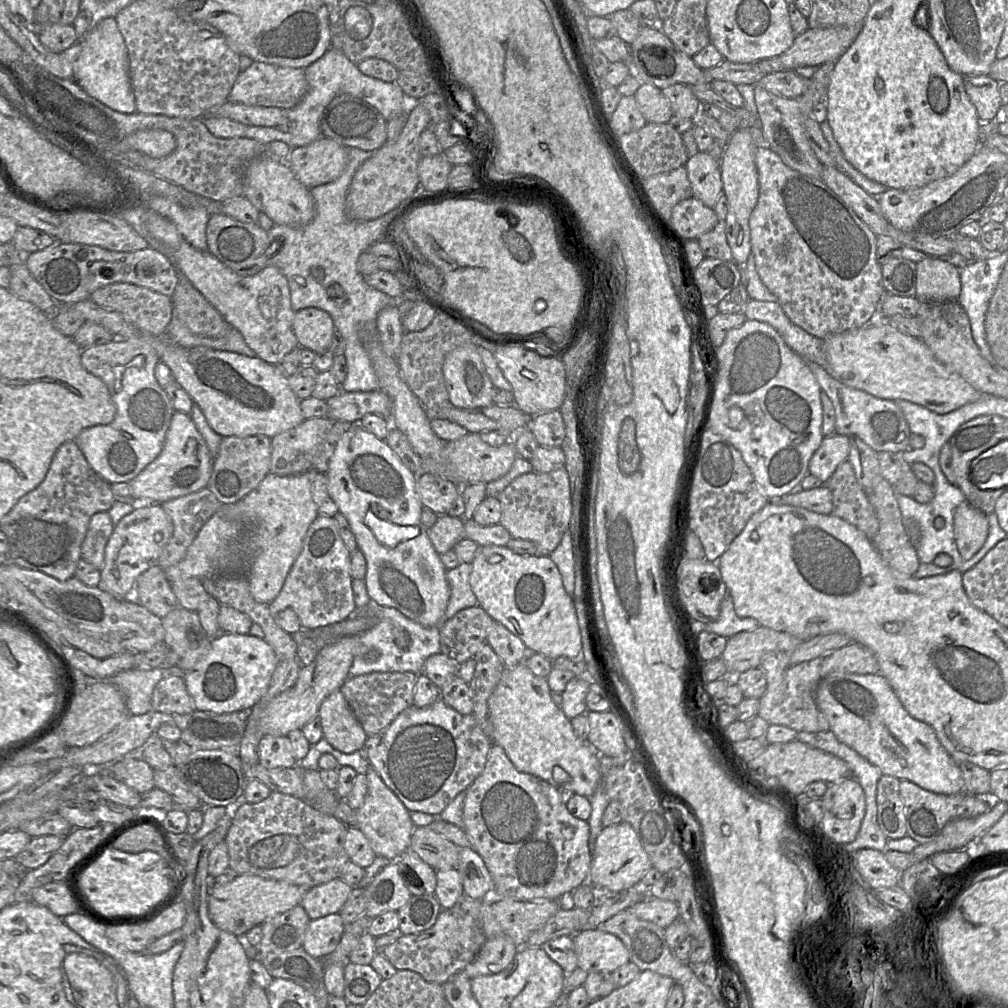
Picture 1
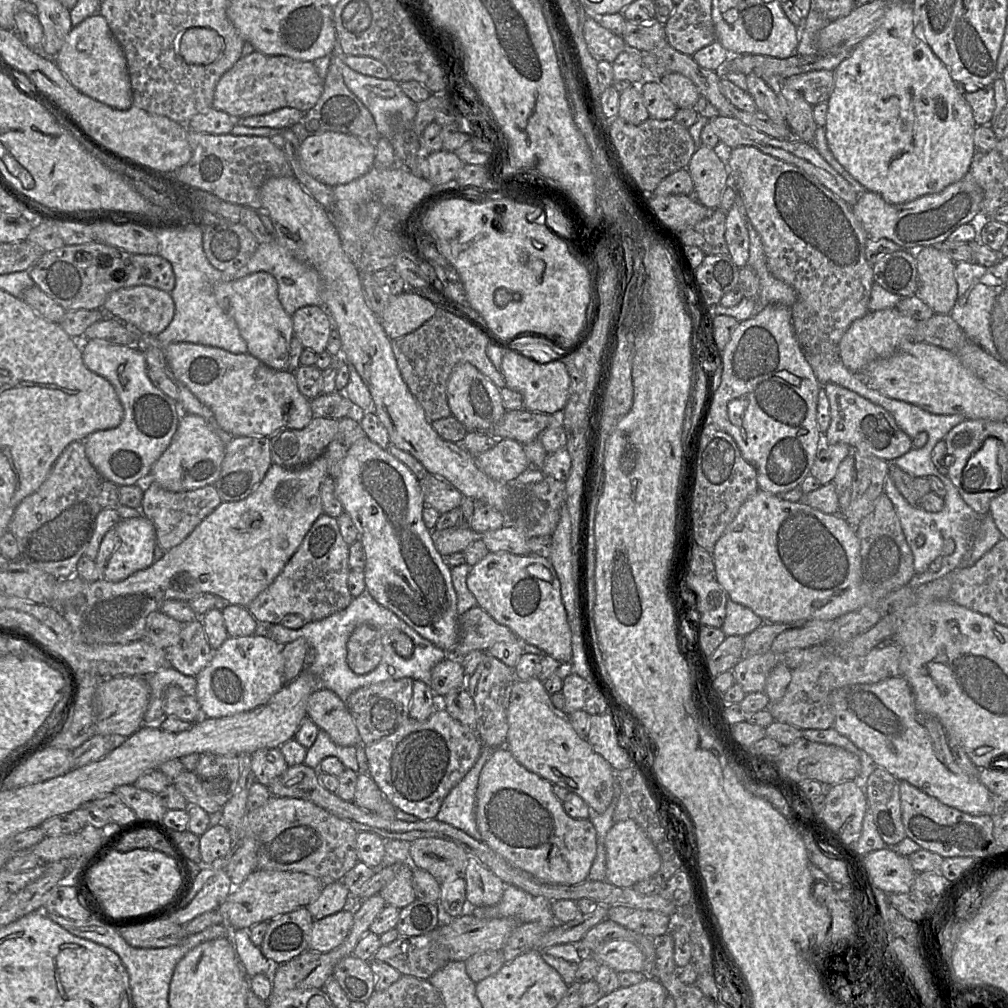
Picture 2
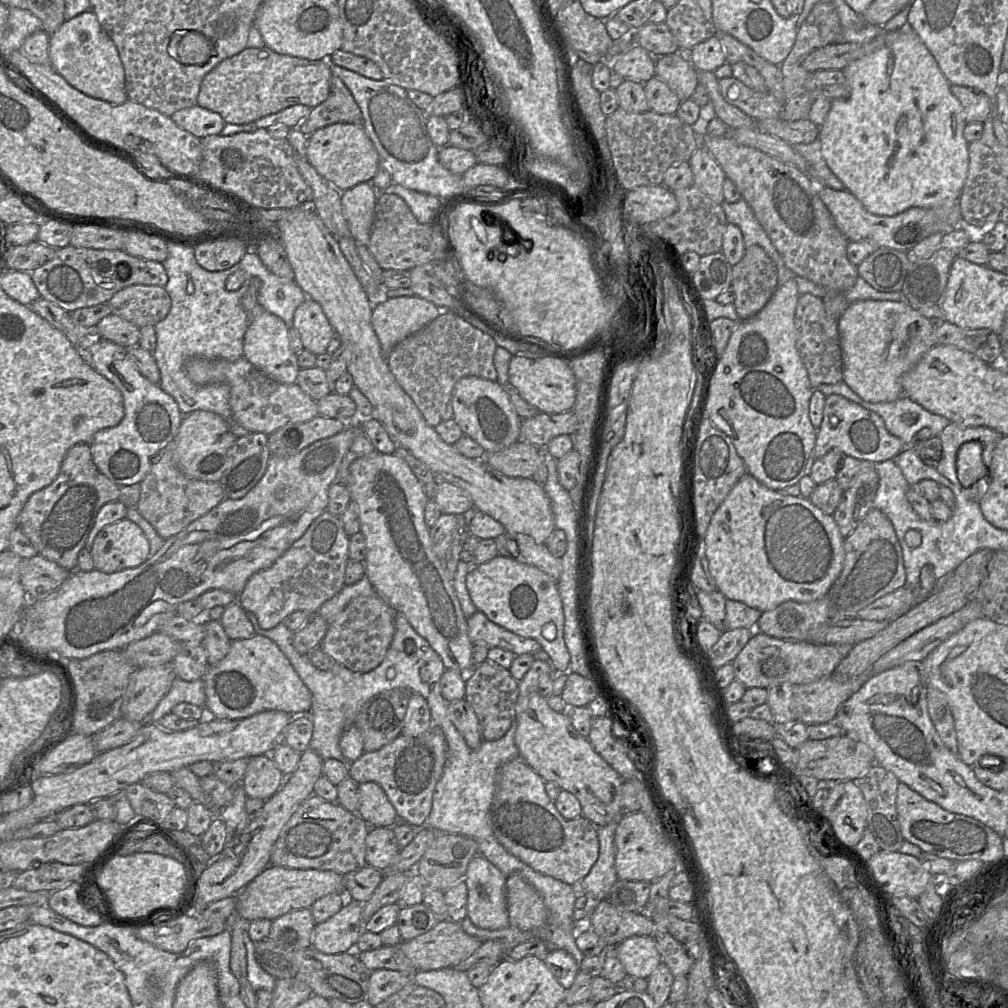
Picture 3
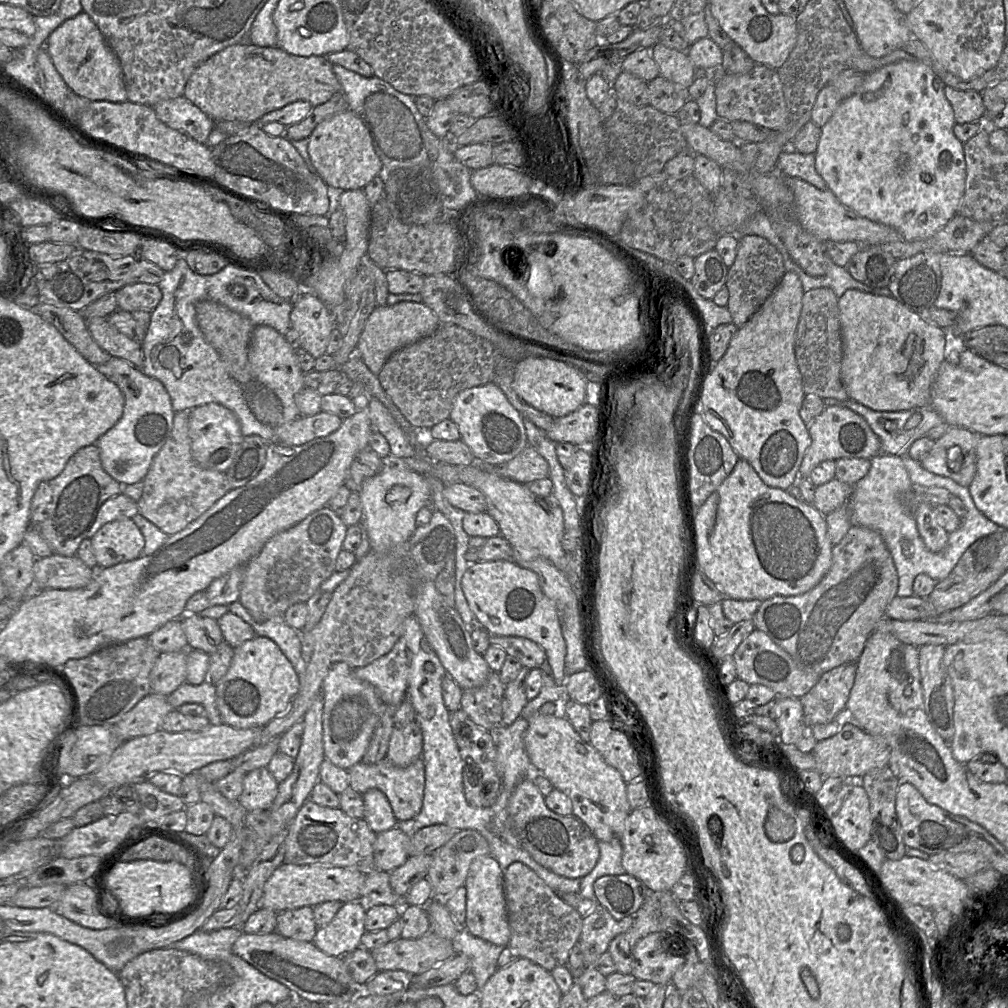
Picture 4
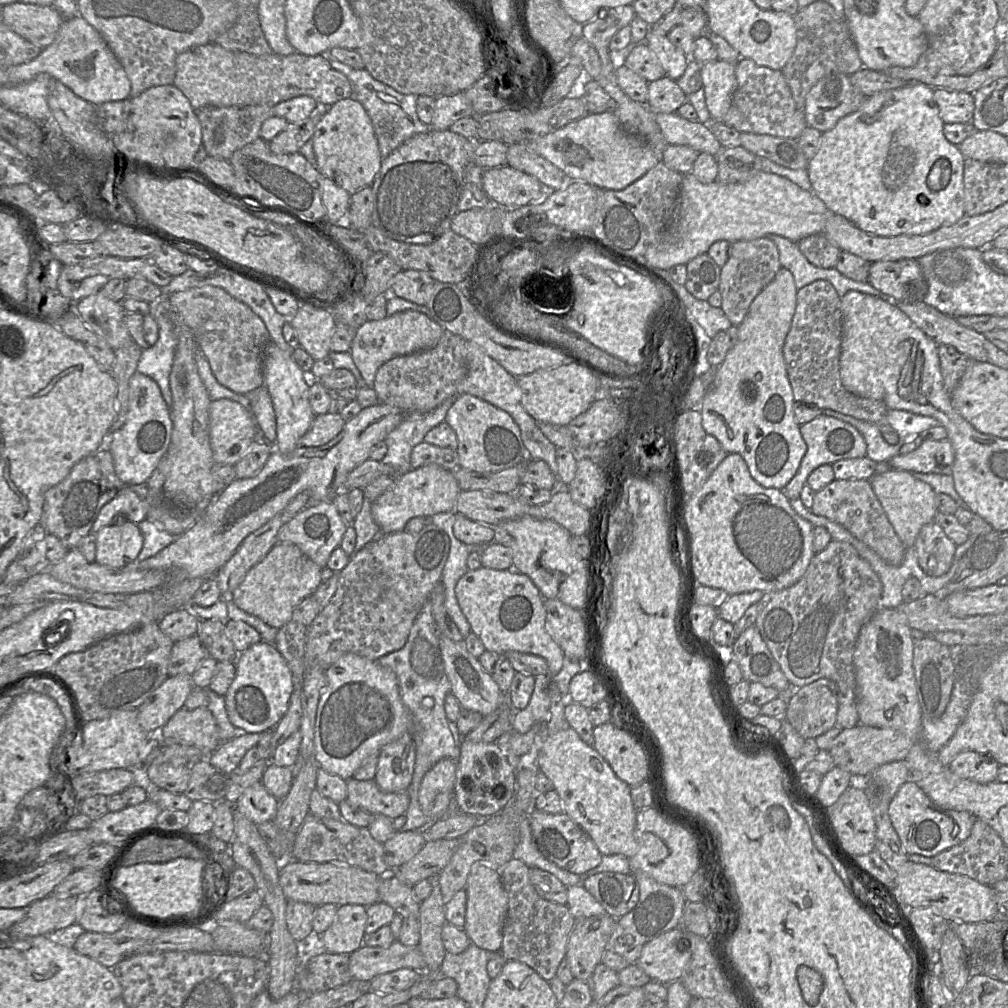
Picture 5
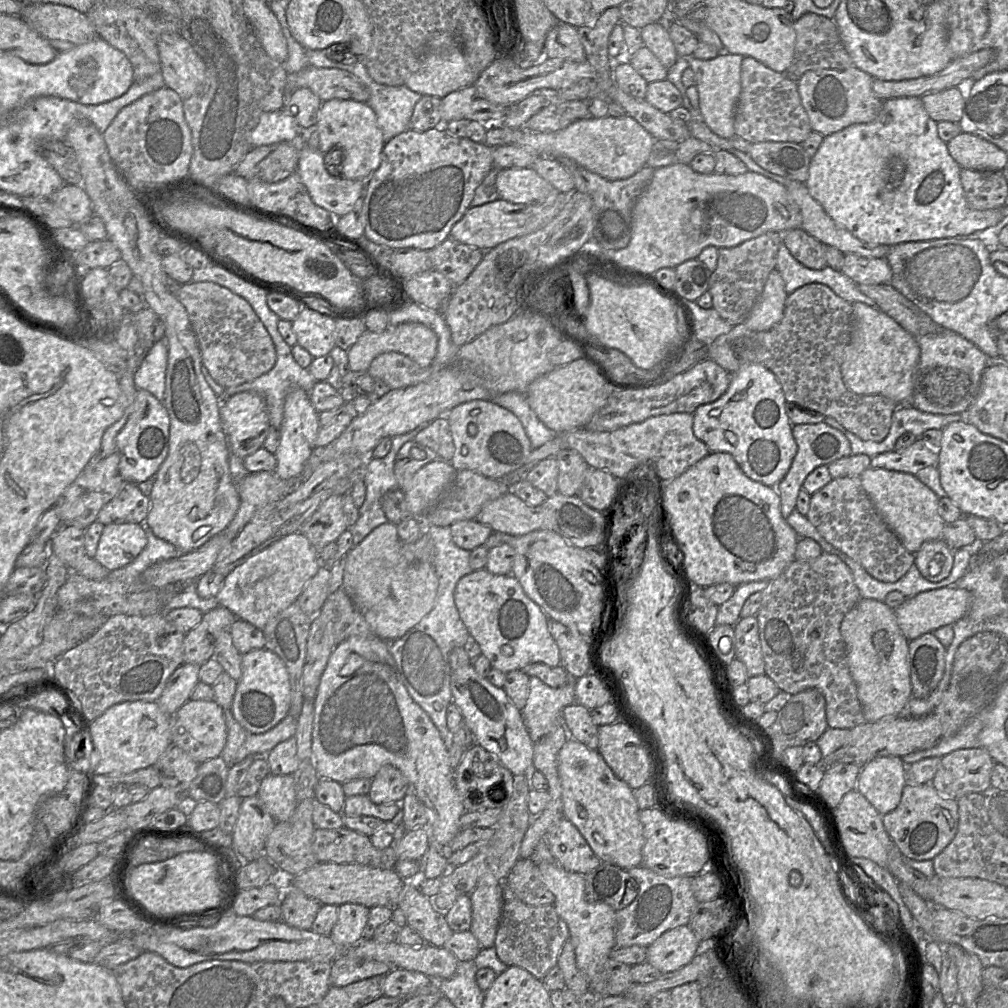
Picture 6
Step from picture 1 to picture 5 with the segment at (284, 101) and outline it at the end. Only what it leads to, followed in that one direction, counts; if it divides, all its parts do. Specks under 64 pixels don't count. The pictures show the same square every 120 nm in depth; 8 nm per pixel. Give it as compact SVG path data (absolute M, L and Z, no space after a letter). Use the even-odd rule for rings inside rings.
M215 43L199 45L179 54L176 58L176 72L172 85L183 93L195 111L203 107L274 106L297 96L310 96L317 104L331 106L352 97L352 87L348 78L335 70L321 55L305 56L299 53L287 56L274 53L253 55L228 50Z

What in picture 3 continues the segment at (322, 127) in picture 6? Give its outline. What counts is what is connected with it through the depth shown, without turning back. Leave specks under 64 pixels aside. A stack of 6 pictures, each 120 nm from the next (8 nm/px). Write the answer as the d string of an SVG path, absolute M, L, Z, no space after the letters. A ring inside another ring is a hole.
M335 123L318 129L307 137L306 160L334 188L346 191L370 182L376 174L379 154L362 124Z

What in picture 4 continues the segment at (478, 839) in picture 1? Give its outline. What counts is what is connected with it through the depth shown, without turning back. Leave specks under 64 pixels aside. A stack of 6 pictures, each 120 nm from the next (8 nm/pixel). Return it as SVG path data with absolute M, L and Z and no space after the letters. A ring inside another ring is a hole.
M532 776L524 778L515 788L508 802L508 814L515 836L543 867L569 879L581 879L594 869L600 856L599 841L575 816L562 816L551 811Z

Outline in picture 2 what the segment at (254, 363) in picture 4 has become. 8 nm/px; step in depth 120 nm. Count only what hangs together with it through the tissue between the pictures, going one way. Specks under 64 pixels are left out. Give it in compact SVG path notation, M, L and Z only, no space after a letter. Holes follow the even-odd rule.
M260 271L236 280L217 282L214 285L214 295L223 310L235 320L247 344L247 353L274 370L288 370L290 345L294 335L293 321L279 301L275 277Z

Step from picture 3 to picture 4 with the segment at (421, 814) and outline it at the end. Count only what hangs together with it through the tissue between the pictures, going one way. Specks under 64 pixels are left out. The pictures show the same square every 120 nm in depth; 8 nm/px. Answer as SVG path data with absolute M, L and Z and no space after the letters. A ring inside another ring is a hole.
M421 758L407 767L396 766L387 759L372 765L359 762L347 771L349 786L357 793L363 795L370 789L381 791L389 801L398 822L414 820L420 813L425 788L425 766Z

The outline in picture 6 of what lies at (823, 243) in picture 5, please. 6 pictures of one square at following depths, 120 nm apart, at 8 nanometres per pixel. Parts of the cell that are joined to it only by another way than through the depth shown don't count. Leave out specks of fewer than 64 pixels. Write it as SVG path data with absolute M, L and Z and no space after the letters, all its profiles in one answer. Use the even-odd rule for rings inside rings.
M801 228L783 233L781 242L803 266L813 270L821 270L827 266L824 245Z

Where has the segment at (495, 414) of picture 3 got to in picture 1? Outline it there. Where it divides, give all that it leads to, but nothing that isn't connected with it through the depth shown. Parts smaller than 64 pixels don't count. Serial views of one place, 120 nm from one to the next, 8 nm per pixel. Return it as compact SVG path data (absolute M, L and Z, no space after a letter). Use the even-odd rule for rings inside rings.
M460 346L445 357L443 364L449 402L460 409L476 409L493 404L493 384L485 372L475 346Z

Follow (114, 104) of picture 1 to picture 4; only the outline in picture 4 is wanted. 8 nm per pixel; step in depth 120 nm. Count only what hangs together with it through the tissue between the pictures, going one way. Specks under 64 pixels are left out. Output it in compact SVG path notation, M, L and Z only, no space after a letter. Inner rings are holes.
M84 11L65 20L48 37L45 49L68 88L88 100L121 103L127 100L122 67L103 34Z

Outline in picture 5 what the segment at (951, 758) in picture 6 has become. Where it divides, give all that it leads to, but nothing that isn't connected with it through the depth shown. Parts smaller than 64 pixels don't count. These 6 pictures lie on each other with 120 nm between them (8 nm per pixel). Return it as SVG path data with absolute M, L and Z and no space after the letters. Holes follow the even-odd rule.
M976 751L959 753L948 765L949 770L960 778L977 783L997 781L998 762Z

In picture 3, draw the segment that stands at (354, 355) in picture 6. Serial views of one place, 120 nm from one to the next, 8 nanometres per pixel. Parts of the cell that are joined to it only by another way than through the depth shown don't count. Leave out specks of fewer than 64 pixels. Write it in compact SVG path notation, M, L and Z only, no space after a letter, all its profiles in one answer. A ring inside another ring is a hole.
M417 295L376 302L371 323L382 354L387 358L399 342L423 329L441 312L435 304Z

